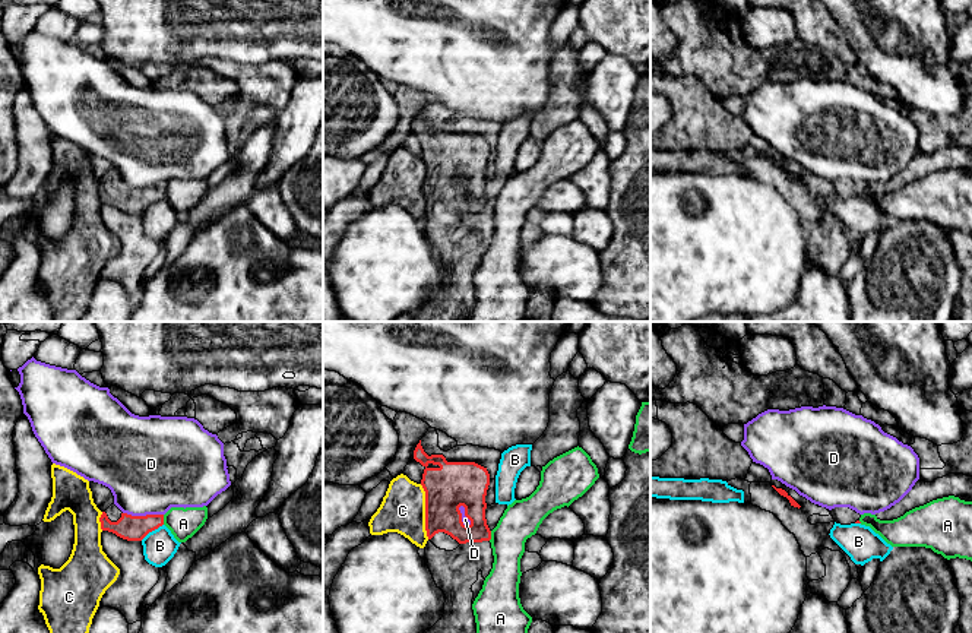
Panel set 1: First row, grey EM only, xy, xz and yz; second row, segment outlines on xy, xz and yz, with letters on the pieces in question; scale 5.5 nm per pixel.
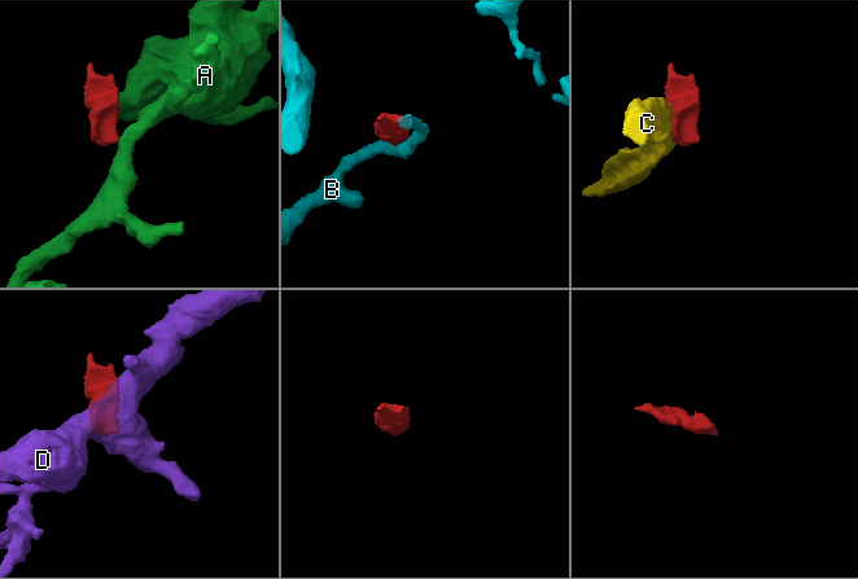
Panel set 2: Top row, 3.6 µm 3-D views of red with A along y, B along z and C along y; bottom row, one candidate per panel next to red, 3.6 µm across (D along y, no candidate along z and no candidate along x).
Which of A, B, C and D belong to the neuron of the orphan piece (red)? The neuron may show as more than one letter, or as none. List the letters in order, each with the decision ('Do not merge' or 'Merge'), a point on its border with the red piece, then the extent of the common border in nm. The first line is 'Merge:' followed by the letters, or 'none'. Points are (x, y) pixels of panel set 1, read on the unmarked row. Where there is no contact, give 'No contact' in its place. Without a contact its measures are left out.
Merge: none
A: Do not merge. Touches red at xy (162, 192). Shared border 60 nm
B: Do not merge. Touches red at xy (151, 203). Shared border 160 nm
C: Do not merge. Touches red at xz (426, 184). Shared border 300 nm
D: Do not merge. Touches red at xy (143, 189). Shared border 220 nm

